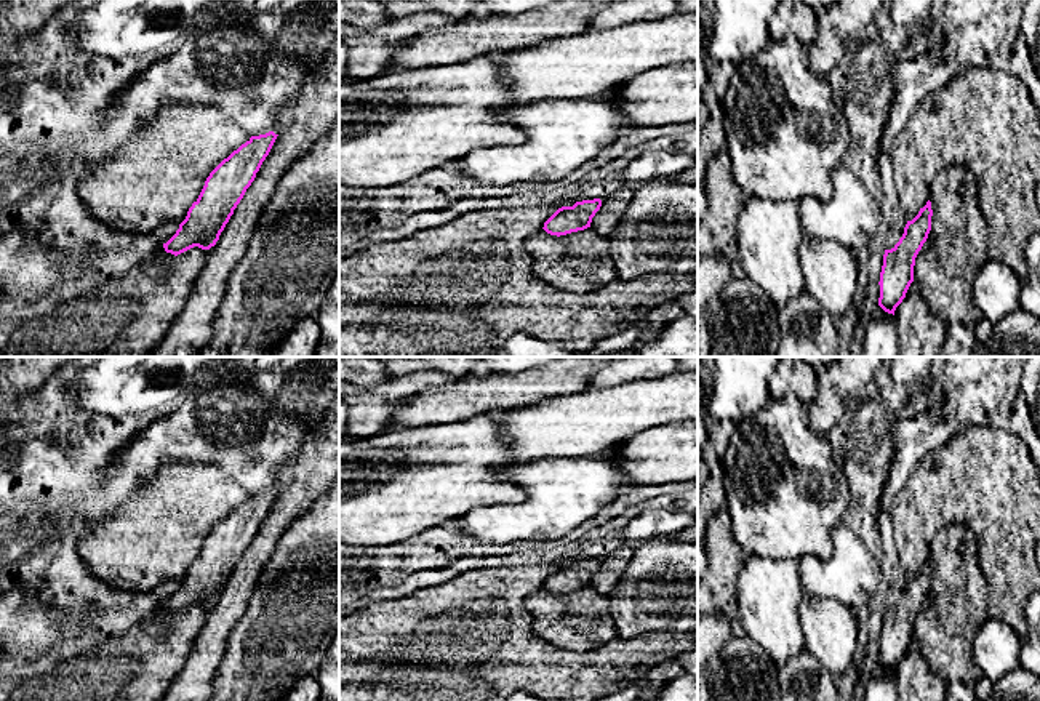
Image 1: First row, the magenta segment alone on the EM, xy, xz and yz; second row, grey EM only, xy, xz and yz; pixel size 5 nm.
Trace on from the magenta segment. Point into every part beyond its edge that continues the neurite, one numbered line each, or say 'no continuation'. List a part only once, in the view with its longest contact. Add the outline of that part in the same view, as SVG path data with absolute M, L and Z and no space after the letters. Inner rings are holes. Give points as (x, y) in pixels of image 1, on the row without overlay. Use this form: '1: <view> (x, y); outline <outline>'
no continuation

